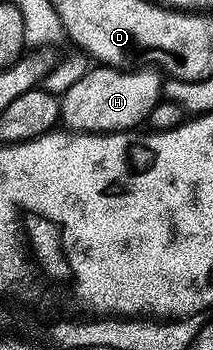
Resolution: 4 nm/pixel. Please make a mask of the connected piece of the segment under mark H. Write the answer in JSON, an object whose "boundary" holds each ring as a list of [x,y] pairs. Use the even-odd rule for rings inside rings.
{"boundary":[[[90,67],[76,83],[65,86],[60,97],[60,121],[67,130],[75,133],[124,133],[137,130],[137,125],[145,122],[149,113],[163,100],[162,81],[164,77],[153,67],[137,69],[111,69],[109,67]]]}

